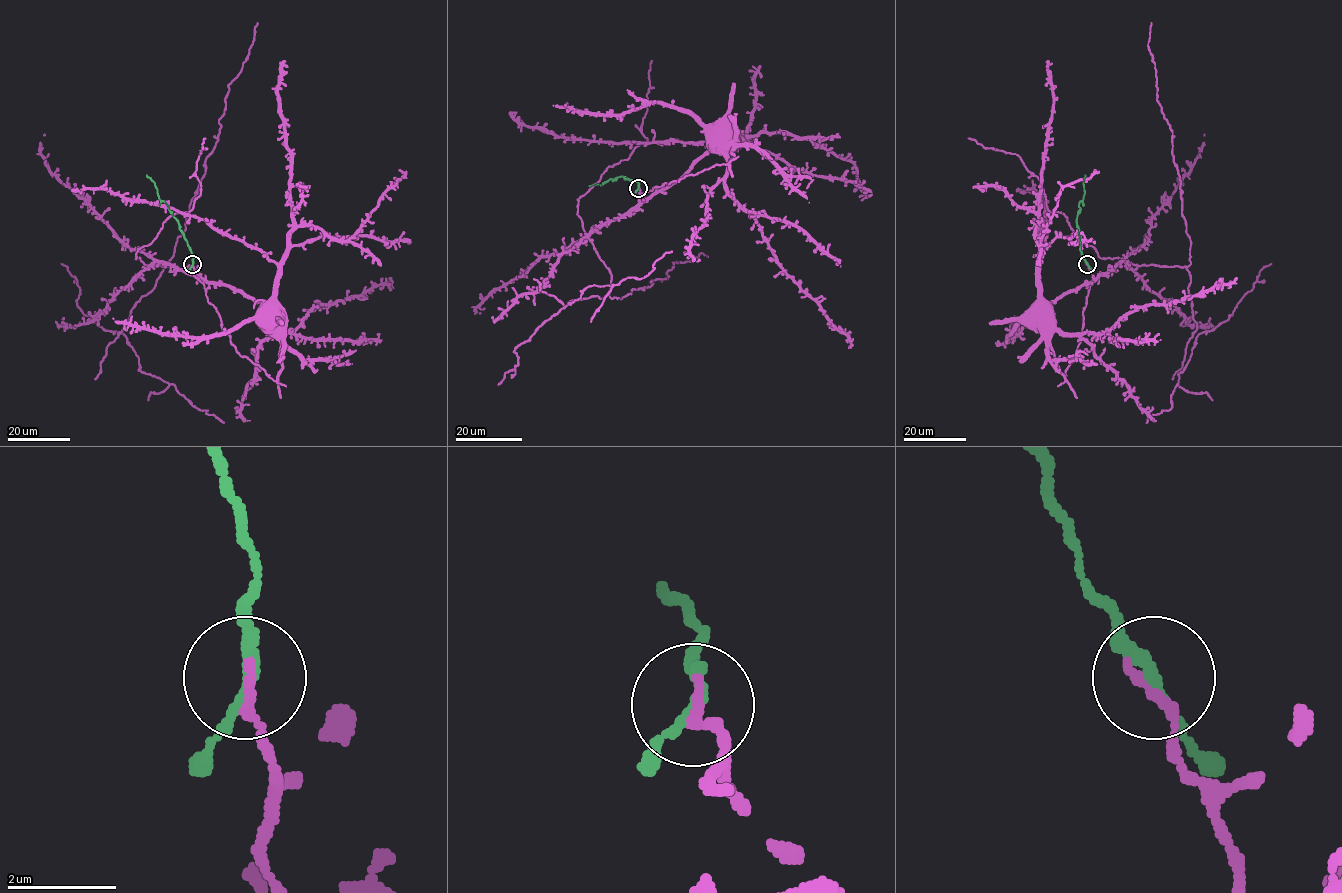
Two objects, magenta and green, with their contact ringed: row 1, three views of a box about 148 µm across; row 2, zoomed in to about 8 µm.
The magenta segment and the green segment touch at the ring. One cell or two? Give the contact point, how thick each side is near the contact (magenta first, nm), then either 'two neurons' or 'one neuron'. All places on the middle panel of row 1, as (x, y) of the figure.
(638, 188) | 220/200 nm | one neuron

